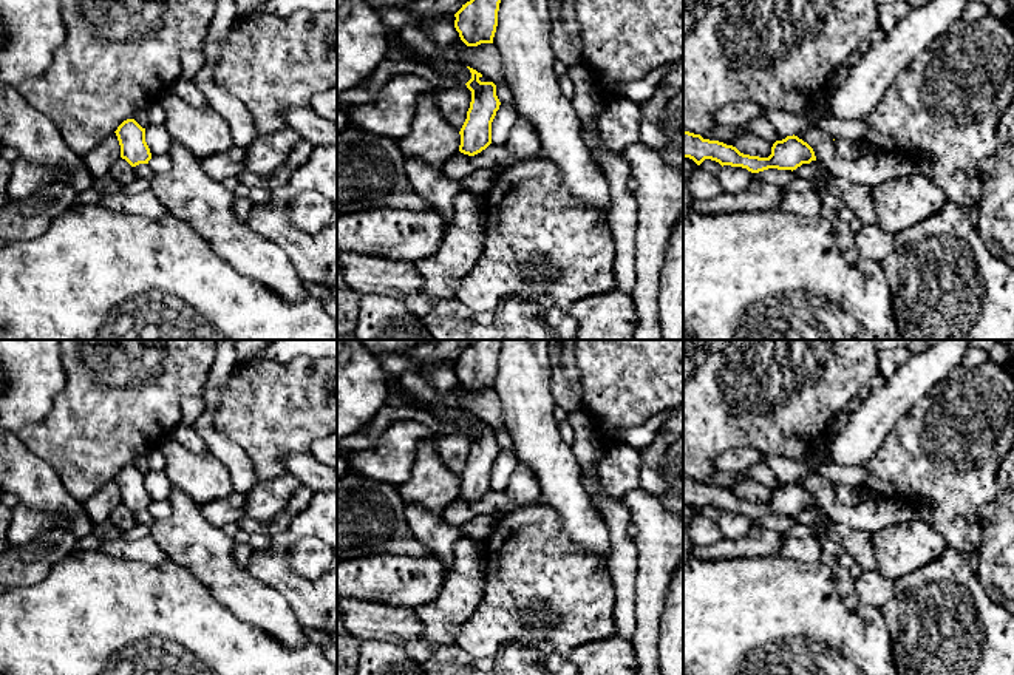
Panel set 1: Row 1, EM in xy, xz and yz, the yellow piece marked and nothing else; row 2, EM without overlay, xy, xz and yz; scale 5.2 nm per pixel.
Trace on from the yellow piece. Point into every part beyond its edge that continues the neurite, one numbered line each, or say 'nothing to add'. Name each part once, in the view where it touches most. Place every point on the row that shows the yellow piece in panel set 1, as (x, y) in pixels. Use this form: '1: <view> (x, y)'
nothing to add

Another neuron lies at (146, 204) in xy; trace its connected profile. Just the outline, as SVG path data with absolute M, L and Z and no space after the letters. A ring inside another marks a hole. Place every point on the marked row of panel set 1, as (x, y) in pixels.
M150 190L139 195L108 195L102 204L108 210L117 213L131 213L148 218L162 218L167 215L165 205Z

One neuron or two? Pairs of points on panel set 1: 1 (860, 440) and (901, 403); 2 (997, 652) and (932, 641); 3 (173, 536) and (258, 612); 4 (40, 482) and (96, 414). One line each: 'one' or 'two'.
1: one
2: one
3: one
4: two

